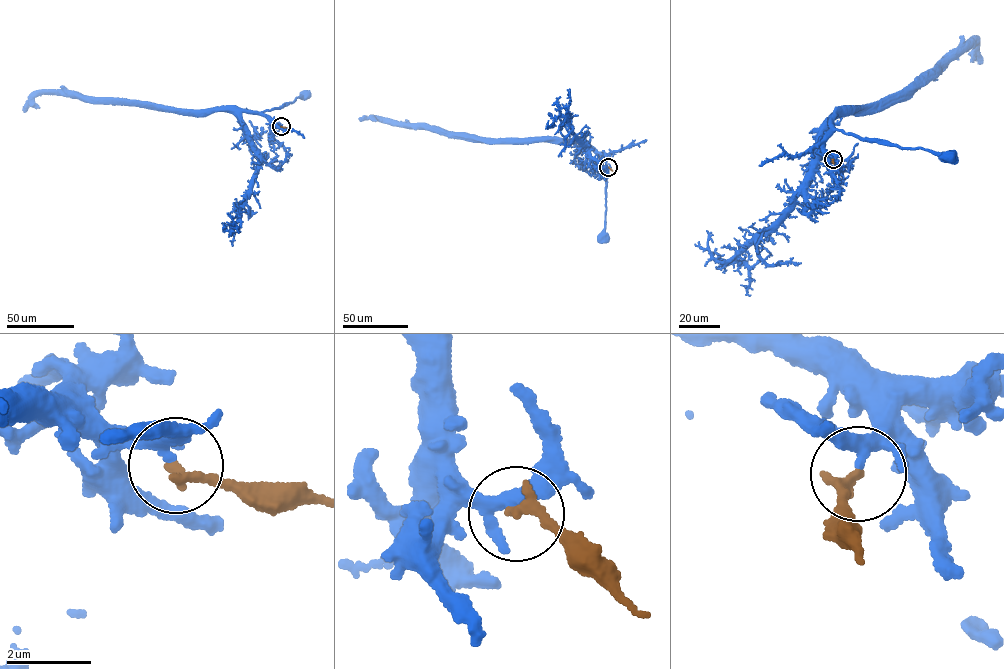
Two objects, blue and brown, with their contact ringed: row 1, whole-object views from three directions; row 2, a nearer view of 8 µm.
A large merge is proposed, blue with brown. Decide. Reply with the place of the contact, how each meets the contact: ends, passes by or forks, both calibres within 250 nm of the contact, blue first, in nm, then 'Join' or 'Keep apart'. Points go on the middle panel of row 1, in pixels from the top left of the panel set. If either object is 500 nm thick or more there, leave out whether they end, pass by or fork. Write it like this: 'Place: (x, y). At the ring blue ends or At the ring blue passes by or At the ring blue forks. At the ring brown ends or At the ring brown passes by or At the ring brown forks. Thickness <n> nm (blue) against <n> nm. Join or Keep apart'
Place: (608, 167). At the ring blue passes by. At the ring brown ends. Thickness 280 nm (blue) against 280 nm. Keep apart

